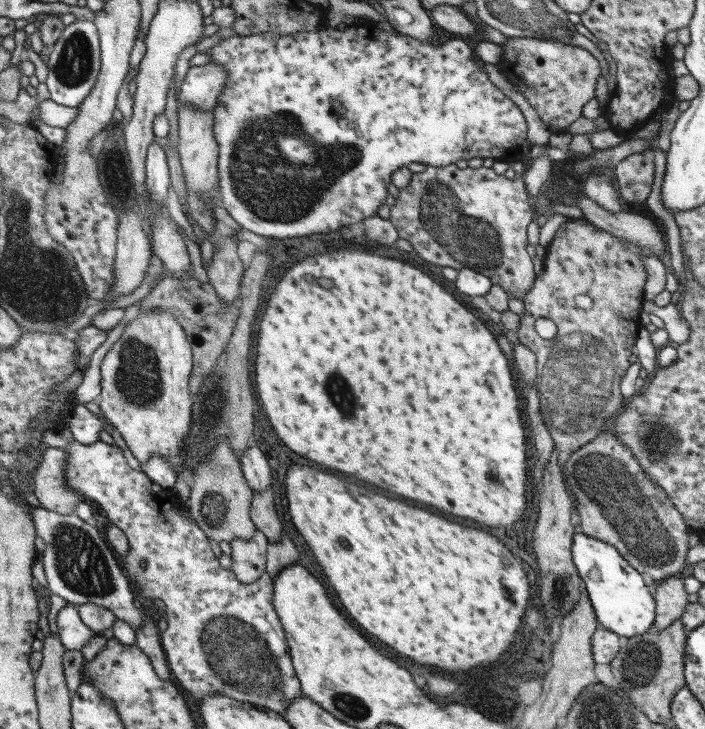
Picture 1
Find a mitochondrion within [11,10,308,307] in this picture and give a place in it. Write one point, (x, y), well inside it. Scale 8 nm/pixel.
(74, 66)

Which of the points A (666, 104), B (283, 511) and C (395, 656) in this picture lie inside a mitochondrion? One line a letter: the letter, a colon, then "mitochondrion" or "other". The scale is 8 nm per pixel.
A: other
B: other
C: other

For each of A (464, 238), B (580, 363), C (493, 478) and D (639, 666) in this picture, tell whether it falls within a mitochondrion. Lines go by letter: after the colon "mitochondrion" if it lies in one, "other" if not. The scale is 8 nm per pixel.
A: mitochondrion
B: mitochondrion
C: mitochondrion
D: mitochondrion

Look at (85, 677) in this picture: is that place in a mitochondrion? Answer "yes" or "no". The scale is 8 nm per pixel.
no

